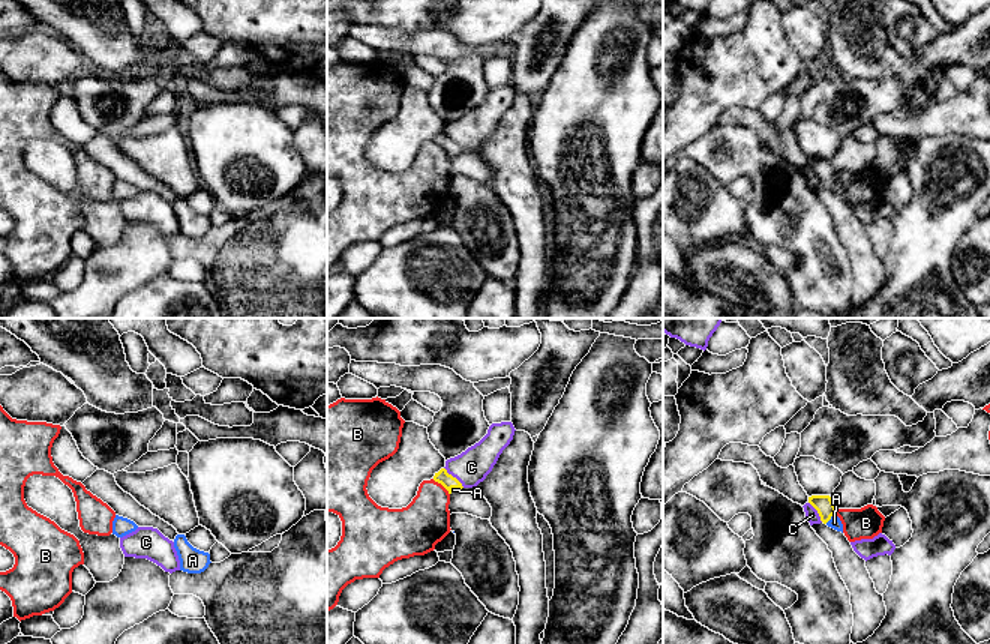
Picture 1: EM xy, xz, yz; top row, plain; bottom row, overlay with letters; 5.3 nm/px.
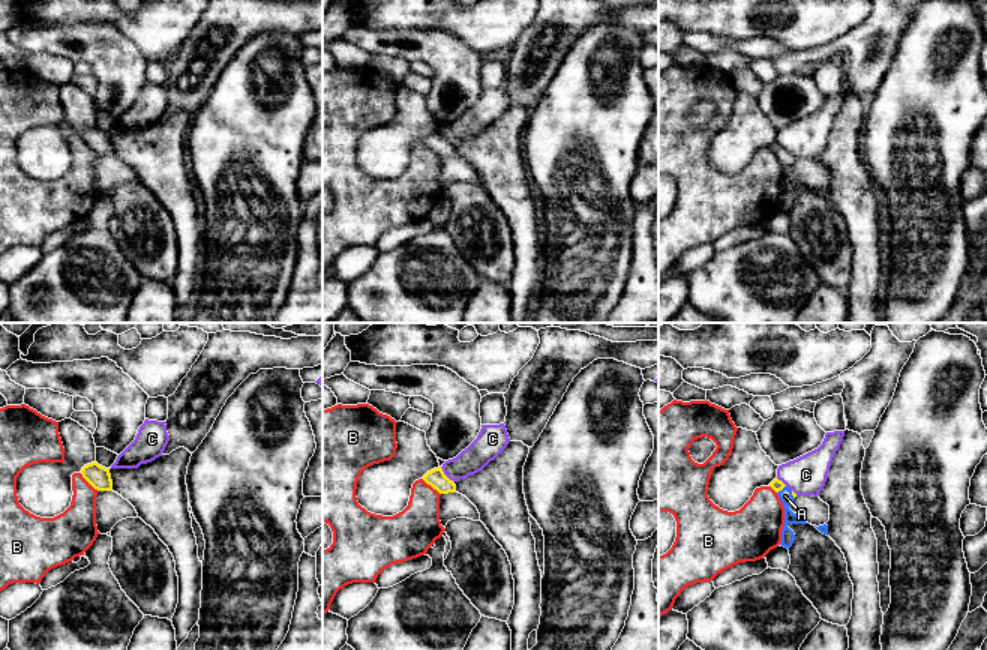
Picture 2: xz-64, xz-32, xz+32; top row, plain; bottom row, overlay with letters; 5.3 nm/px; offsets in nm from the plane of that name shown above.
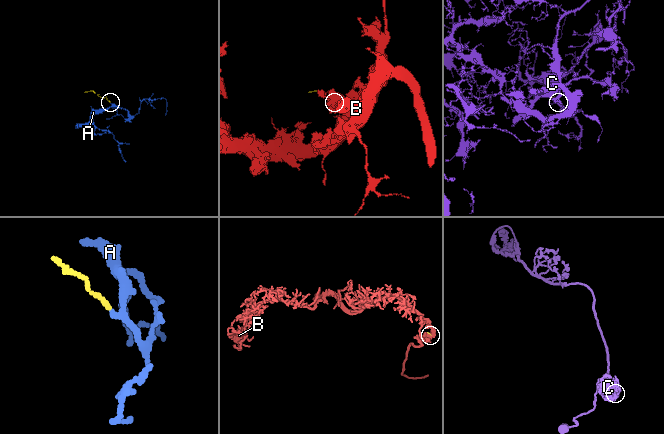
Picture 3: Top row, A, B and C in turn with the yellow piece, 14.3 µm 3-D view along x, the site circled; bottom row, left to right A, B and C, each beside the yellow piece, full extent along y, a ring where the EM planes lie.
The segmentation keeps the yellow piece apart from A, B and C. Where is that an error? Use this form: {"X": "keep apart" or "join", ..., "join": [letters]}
{"A": "join", "B": "keep apart", "C": "keep apart", "join": ["A"]}

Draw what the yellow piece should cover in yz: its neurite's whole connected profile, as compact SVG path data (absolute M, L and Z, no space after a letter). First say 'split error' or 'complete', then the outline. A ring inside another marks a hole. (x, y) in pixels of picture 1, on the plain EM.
split error; M812 159L808 167L818 174L820 185L828 191L843 197L843 188L836 179L836 170L830 159Z

